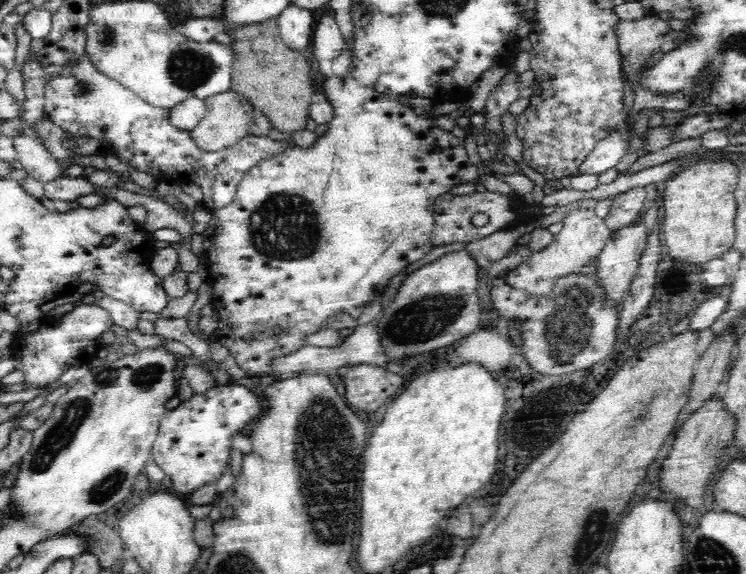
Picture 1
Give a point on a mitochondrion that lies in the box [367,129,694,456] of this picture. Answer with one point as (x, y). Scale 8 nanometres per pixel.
(568, 328)

